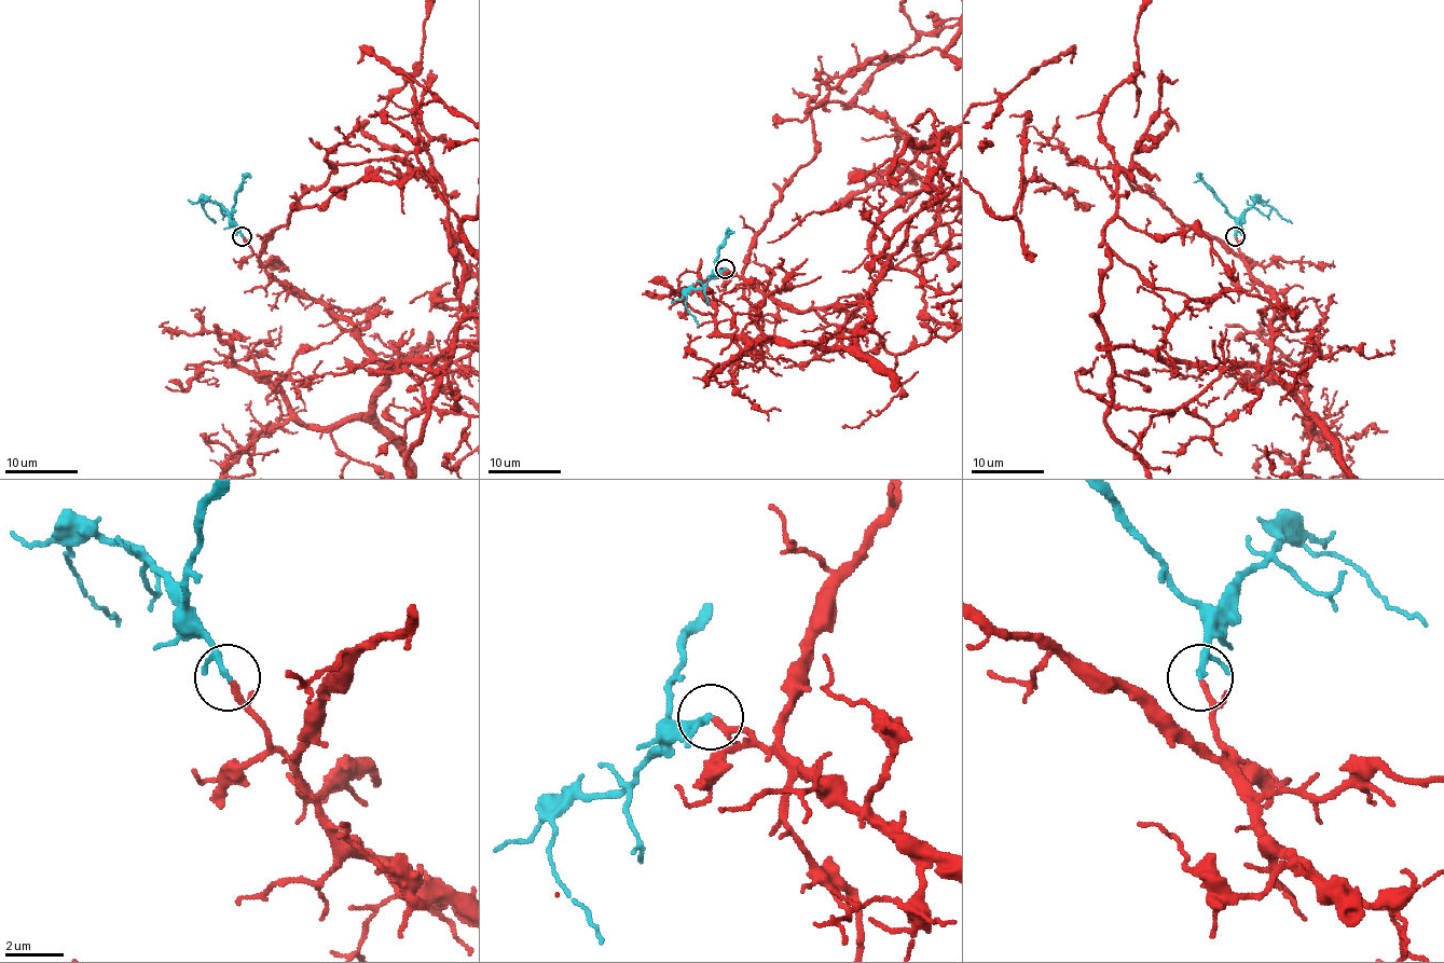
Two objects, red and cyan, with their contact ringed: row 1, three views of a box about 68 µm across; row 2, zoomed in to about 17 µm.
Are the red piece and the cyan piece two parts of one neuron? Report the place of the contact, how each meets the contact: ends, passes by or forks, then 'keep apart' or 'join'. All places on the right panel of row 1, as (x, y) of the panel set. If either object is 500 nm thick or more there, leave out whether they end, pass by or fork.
place (1235, 236); red passes by; cyan passes by; join

